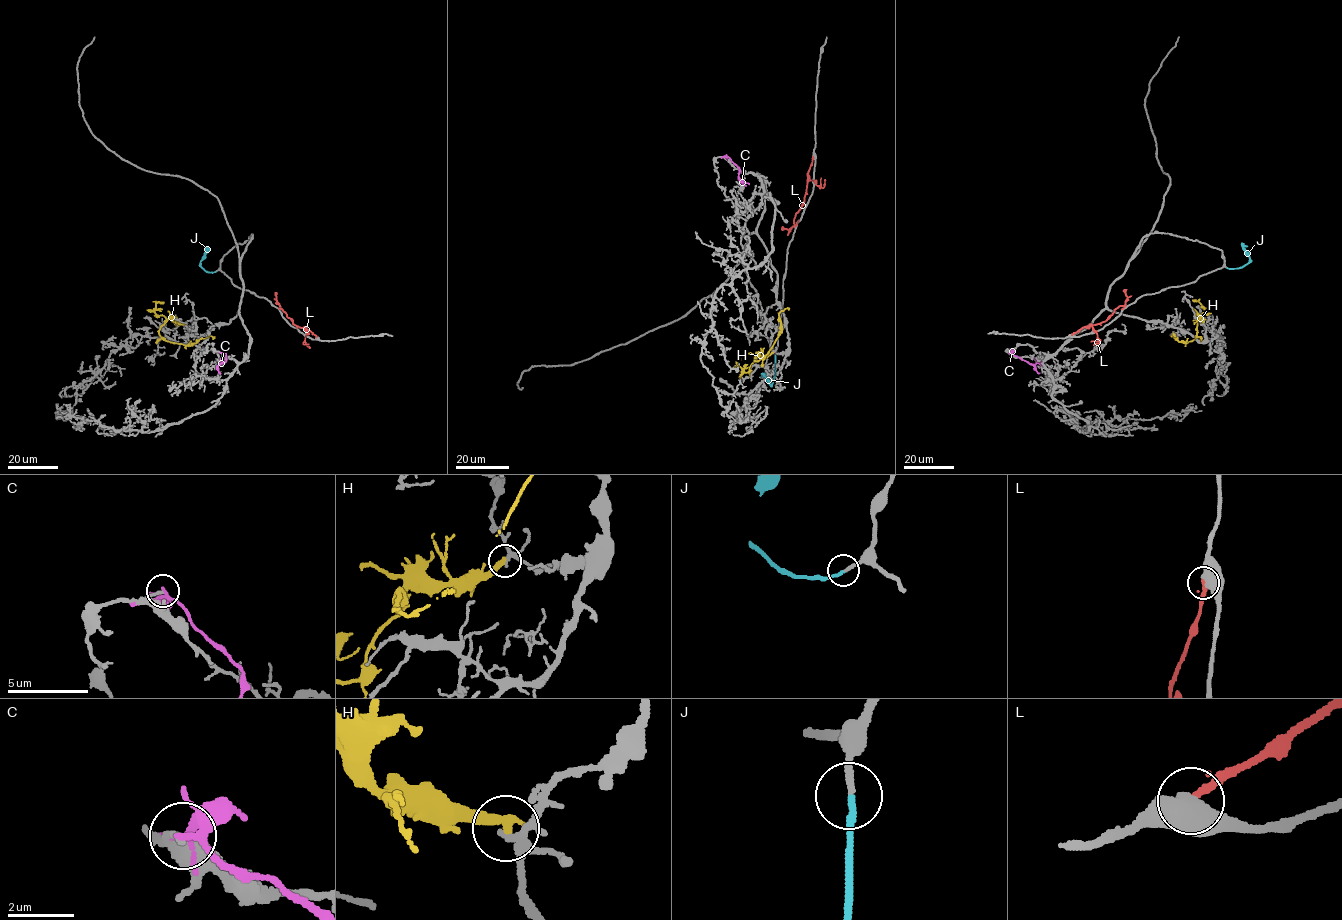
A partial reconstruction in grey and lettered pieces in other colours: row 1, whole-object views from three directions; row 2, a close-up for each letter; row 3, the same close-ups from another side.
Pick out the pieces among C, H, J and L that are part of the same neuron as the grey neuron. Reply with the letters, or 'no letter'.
J

